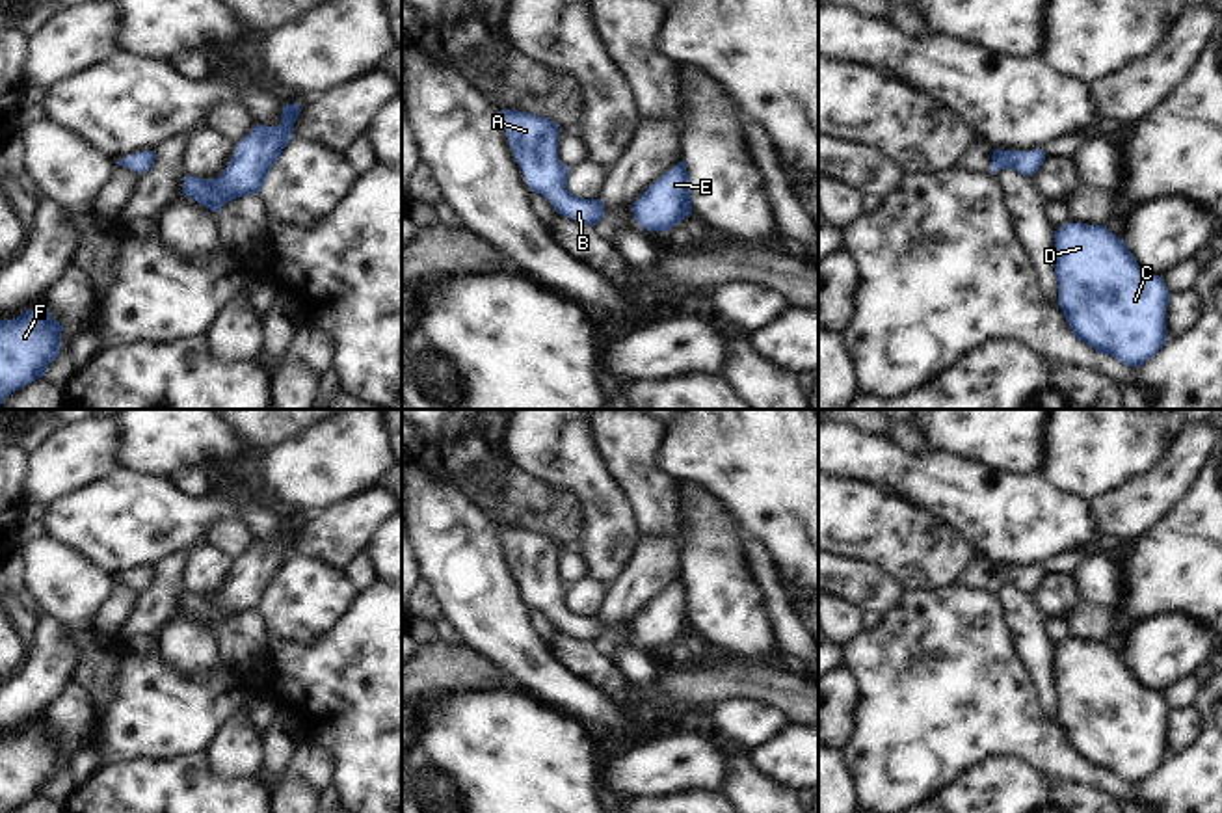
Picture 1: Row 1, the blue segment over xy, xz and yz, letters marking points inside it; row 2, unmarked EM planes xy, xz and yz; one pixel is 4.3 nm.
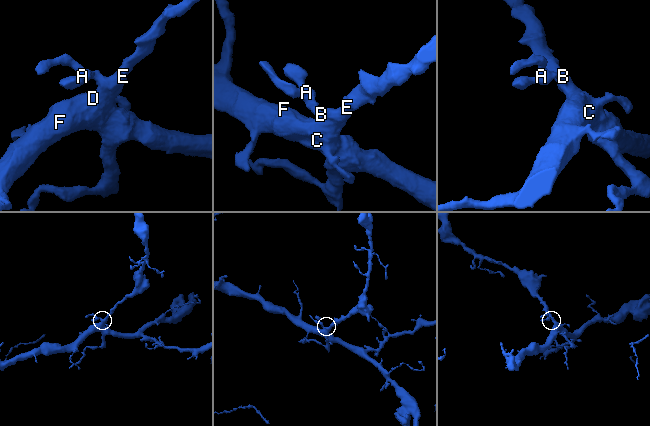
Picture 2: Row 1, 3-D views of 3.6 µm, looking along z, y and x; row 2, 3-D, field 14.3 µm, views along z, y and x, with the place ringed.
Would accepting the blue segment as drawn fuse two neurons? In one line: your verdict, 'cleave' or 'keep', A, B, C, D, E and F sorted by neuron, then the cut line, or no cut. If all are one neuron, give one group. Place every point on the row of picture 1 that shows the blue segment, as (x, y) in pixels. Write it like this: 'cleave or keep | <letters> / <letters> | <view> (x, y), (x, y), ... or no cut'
keep | A B C D E F | no cut

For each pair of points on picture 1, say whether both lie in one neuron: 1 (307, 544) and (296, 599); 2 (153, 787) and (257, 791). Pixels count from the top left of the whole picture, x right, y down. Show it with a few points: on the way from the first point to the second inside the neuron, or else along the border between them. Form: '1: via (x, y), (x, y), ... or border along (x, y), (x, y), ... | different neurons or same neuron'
1: border along (294, 551), (305, 557), (326, 559), (341, 570) | different neurons
2: via (179, 793), (231, 793) | same neuron

